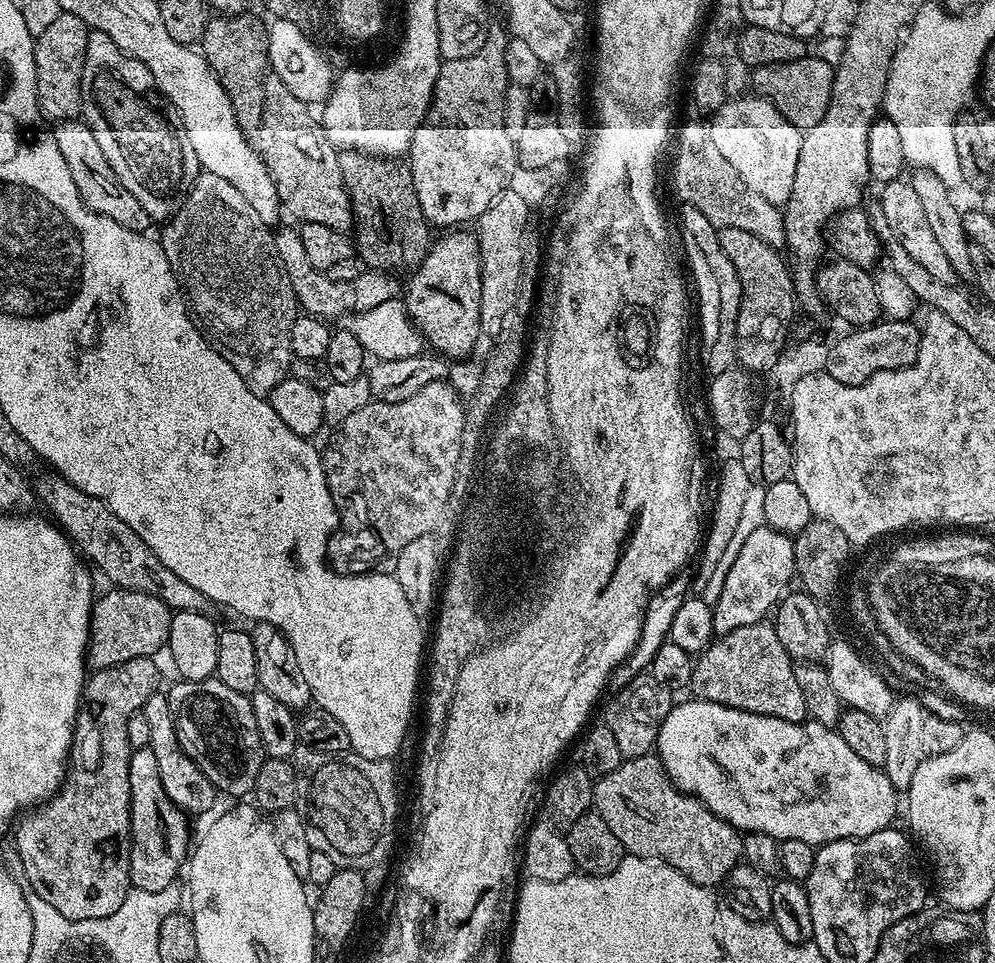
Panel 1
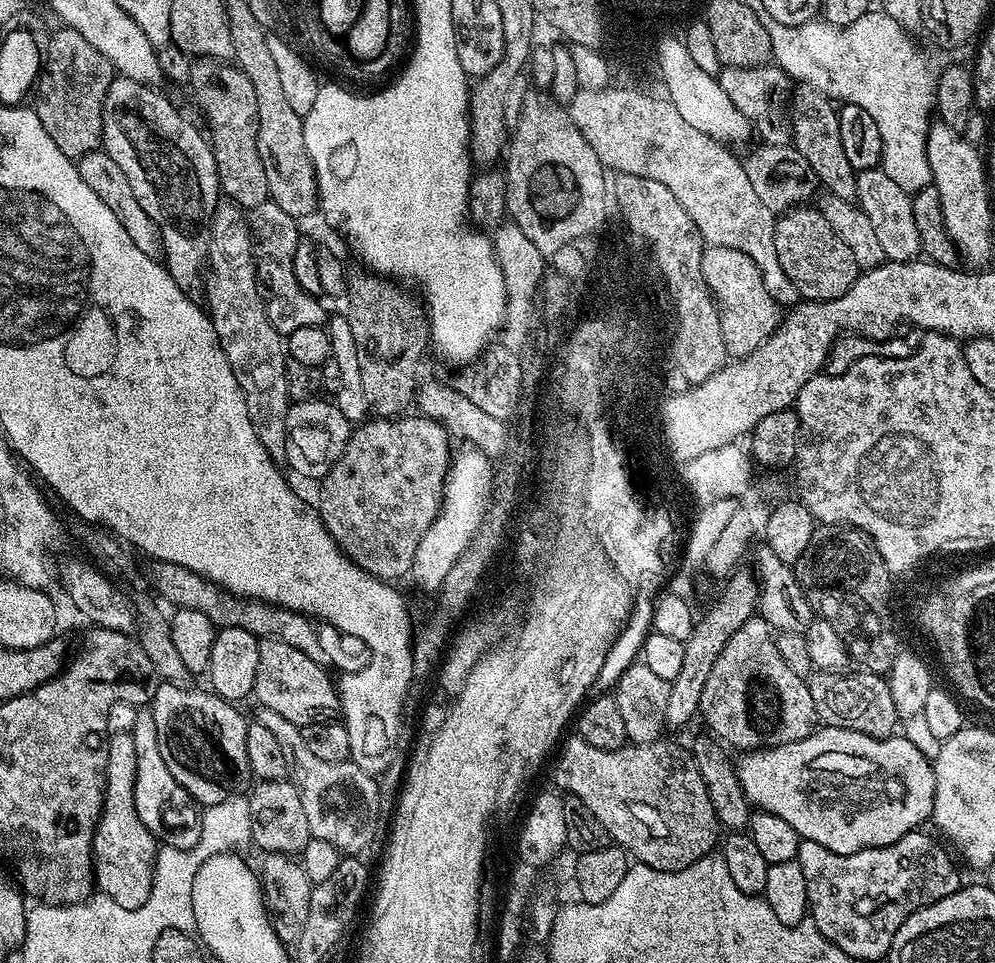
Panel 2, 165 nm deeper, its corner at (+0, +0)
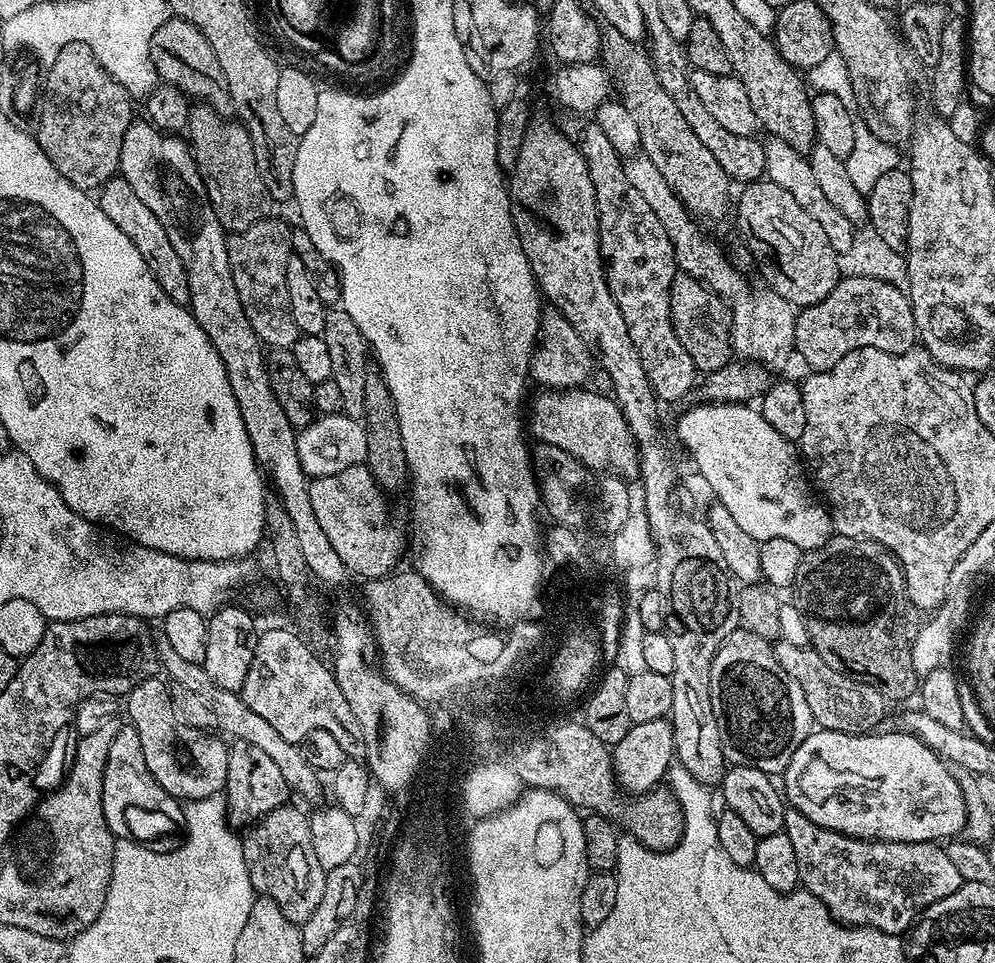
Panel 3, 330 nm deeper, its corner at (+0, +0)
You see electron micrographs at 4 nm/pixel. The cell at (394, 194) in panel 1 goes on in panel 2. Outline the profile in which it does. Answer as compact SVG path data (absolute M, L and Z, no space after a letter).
M367 270L359 271L348 273L346 315L354 334L354 343L358 346L362 390L373 417L395 418L407 413L413 403L418 387L416 375L424 360L424 348L426 352L429 347L430 333L423 309L416 306L415 295L410 296L406 293L409 291L398 287L391 279Z

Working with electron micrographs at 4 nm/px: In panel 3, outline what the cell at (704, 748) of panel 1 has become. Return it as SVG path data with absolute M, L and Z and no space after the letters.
M813 730L802 746L794 750L794 758L790 758L782 774L782 792L787 803L806 814L810 822L859 840L948 842L959 837L968 820L968 804L964 801L965 789L952 777L953 769L918 737L903 730L883 732L853 734Z

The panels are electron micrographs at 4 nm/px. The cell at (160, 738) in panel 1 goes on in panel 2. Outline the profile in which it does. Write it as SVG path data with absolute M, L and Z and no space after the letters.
M140 706L136 710L134 730L134 755L138 758L138 770L134 782L134 806L138 810L138 818L142 818L142 826L150 830L161 845L186 849L193 848L200 837L201 809L194 806L192 796L170 774L162 753L158 750L158 729L154 726L154 714L151 707Z

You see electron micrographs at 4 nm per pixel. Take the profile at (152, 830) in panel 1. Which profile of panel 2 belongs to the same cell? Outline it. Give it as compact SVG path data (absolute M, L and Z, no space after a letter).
M132 733L111 734L106 758L104 808L100 812L100 820L92 839L92 863L95 887L126 910L141 908L146 898L150 898L158 851L156 837L150 830L146 830L146 826L142 826L142 818L138 818L138 810L134 806L137 770L138 758L134 755Z

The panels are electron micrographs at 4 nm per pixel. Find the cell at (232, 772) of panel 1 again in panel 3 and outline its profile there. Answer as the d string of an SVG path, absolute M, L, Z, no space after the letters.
M143 680L126 696L127 719L134 730L138 730L142 755L146 757L146 766L150 766L150 774L154 774L162 790L181 802L221 795L226 782L229 745L219 735L211 736L214 735L211 731L183 726L172 712L165 681L161 680Z

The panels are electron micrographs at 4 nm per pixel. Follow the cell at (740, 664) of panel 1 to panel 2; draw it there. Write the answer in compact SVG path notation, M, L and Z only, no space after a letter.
M758 614L734 630L734 638L722 646L722 654L718 654L718 662L714 662L714 670L710 670L710 679L706 682L706 690L702 690L702 702L699 715L708 723L707 731L717 741L725 745L740 748L739 750L759 750L782 746L786 742L798 742L806 738L818 727L818 717L814 710L814 698L810 698L810 690L805 677L794 674L782 654L778 654L774 629Z

